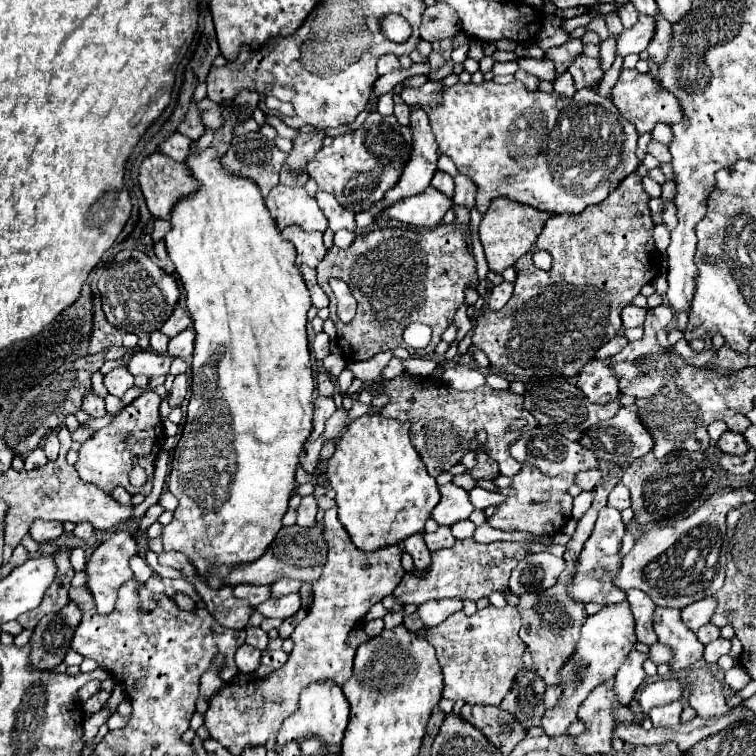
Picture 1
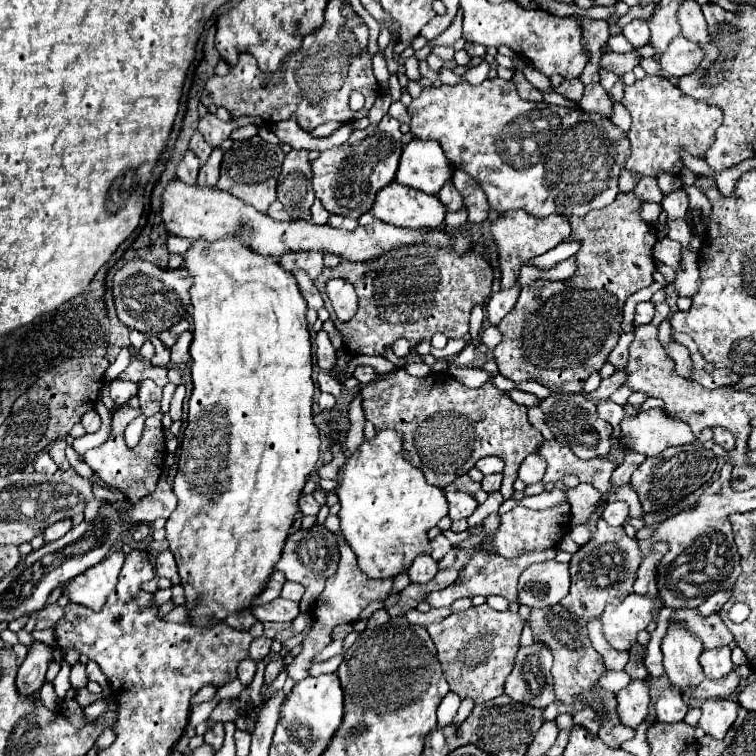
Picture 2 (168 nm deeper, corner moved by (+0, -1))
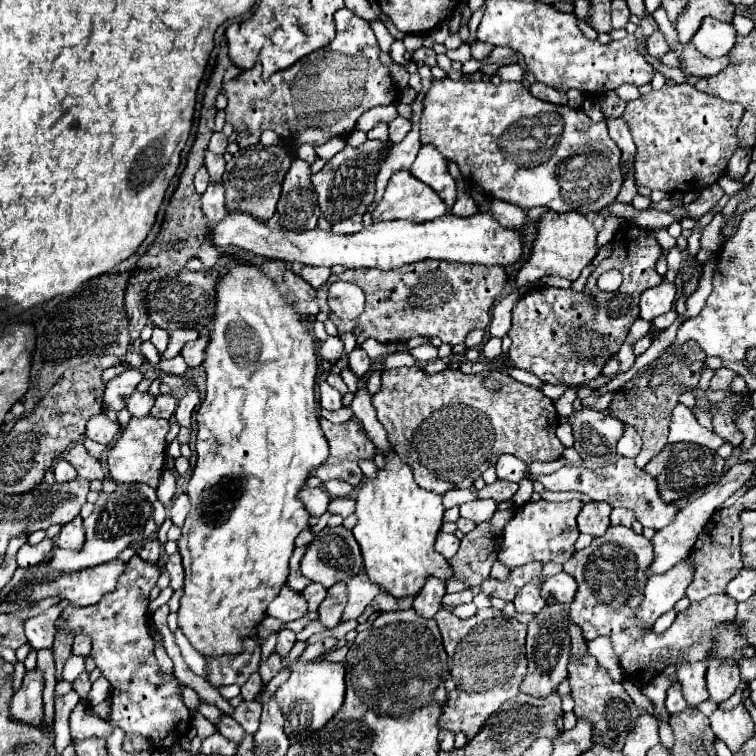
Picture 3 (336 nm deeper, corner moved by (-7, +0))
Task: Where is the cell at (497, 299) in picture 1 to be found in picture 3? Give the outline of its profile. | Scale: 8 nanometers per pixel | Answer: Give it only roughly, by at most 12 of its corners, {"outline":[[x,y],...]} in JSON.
{"outline":[[520,292],[500,298],[492,310],[490,336],[502,338],[510,330],[510,312]]}

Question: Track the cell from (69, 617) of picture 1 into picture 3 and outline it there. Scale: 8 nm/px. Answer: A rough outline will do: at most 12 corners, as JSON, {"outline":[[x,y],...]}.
{"outline":[[28,670],[10,702],[12,718],[26,724],[42,720],[44,676]]}

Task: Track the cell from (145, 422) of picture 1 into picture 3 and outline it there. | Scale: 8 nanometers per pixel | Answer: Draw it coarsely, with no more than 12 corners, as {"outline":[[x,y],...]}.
{"outline":[[132,416],[106,450],[114,482],[154,490],[168,420]]}

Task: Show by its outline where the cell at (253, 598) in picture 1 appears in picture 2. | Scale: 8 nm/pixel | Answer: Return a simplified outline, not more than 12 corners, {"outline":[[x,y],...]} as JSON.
{"outline":[[275,571],[253,605],[269,603],[281,593],[285,575]]}

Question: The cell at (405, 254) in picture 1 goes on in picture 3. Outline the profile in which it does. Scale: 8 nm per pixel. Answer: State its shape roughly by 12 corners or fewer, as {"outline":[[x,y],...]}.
{"outline":[[420,260],[346,270],[378,342],[460,344],[490,324],[502,266]]}

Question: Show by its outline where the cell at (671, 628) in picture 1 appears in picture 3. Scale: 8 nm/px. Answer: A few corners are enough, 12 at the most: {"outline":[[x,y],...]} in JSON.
{"outline":[[676,662],[676,678],[690,706],[708,700],[706,666]]}

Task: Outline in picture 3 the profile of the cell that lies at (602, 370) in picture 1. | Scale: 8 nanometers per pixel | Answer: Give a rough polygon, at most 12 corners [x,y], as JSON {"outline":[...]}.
{"outline":[[630,424],[618,440],[618,454],[634,458],[642,440]]}

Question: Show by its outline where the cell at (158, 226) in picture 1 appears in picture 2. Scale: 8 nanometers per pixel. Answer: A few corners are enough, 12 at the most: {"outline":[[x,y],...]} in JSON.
{"outline":[[169,235],[167,249],[171,253],[185,255],[193,241]]}

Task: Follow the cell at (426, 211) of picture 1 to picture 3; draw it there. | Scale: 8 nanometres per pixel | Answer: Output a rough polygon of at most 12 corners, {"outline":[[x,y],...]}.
{"outline":[[410,172],[388,180],[372,212],[380,220],[428,222],[446,204]]}

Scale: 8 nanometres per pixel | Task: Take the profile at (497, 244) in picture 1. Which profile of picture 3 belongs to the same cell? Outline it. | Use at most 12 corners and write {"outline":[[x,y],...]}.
{"outline":[[546,212],[518,288],[544,276],[574,282],[596,256],[582,214]]}

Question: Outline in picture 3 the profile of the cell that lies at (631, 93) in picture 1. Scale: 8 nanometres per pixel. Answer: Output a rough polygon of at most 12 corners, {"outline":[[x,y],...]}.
{"outline":[[664,84],[624,110],[638,186],[702,192],[744,108]]}

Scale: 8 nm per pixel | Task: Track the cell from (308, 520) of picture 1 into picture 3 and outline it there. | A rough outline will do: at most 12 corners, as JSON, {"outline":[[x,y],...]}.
{"outline":[[324,488],[300,490],[298,496],[312,516],[322,516],[330,496]]}

